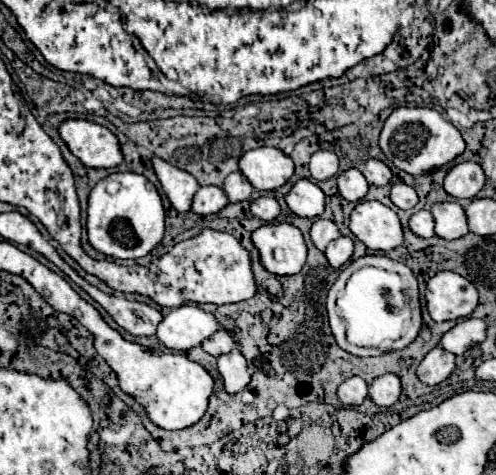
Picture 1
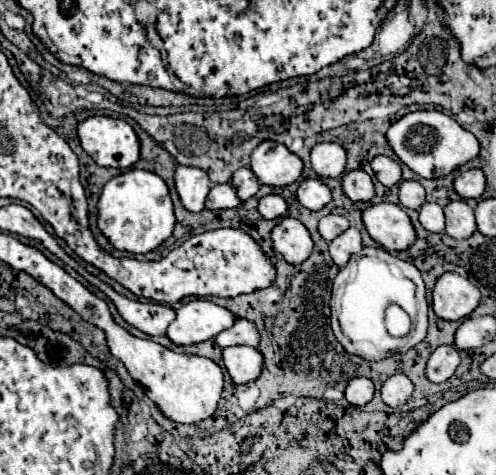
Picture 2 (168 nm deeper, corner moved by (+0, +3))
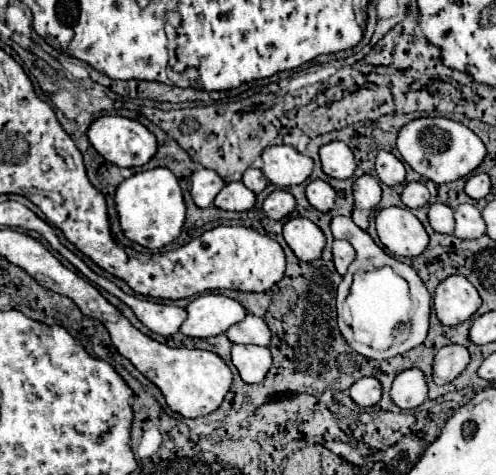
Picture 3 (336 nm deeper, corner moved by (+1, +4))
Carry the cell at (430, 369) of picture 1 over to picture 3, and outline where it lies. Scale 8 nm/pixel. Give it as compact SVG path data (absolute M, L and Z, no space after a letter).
M451 344L437 352L433 362L433 380L435 384L453 382L469 364L469 352L465 346Z

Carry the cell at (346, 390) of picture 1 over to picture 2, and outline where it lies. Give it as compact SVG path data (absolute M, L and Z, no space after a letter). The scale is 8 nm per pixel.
M354 377L354 379L348 383L344 395L346 395L348 403L352 403L352 405L356 405L356 407L362 407L362 405L366 405L366 403L372 399L372 395L374 395L374 385L372 385L372 381L366 379L366 377Z

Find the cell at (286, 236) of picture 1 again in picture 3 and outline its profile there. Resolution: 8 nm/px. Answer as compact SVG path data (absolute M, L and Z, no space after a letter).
M289 218L283 226L283 238L299 260L317 260L325 248L323 230L309 218Z

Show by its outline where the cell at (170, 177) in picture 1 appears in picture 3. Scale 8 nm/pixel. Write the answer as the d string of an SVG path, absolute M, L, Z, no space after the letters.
M197 168L191 176L191 196L199 208L209 208L223 186L225 180L209 168Z

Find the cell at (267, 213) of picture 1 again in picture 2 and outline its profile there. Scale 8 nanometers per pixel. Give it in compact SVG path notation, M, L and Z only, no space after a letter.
M266 195L258 201L258 211L264 219L278 219L286 213L286 201L280 195Z

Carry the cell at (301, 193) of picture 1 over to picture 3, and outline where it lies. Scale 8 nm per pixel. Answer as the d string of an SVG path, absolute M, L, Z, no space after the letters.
M323 180L309 182L305 194L307 194L307 200L311 202L311 206L315 206L319 212L329 212L337 198L337 192Z

